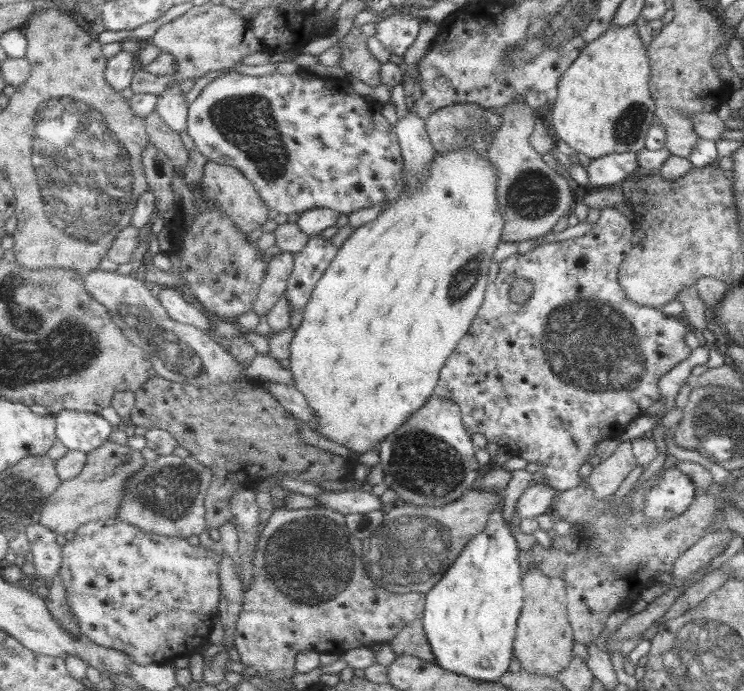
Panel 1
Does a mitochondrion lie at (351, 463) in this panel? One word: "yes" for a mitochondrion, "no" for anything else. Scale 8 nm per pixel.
no

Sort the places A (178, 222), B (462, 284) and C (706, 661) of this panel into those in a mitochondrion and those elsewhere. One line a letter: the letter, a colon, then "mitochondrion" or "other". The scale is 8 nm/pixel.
A: other
B: mitochondrion
C: mitochondrion

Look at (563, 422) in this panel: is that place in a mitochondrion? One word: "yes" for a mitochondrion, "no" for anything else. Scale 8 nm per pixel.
no

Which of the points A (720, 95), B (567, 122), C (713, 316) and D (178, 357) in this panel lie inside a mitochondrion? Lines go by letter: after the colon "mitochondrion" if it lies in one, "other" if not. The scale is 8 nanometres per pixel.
A: other
B: other
C: other
D: mitochondrion

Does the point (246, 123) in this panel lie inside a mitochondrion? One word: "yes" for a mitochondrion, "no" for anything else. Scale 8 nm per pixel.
yes

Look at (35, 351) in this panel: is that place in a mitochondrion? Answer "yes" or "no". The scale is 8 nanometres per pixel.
yes

